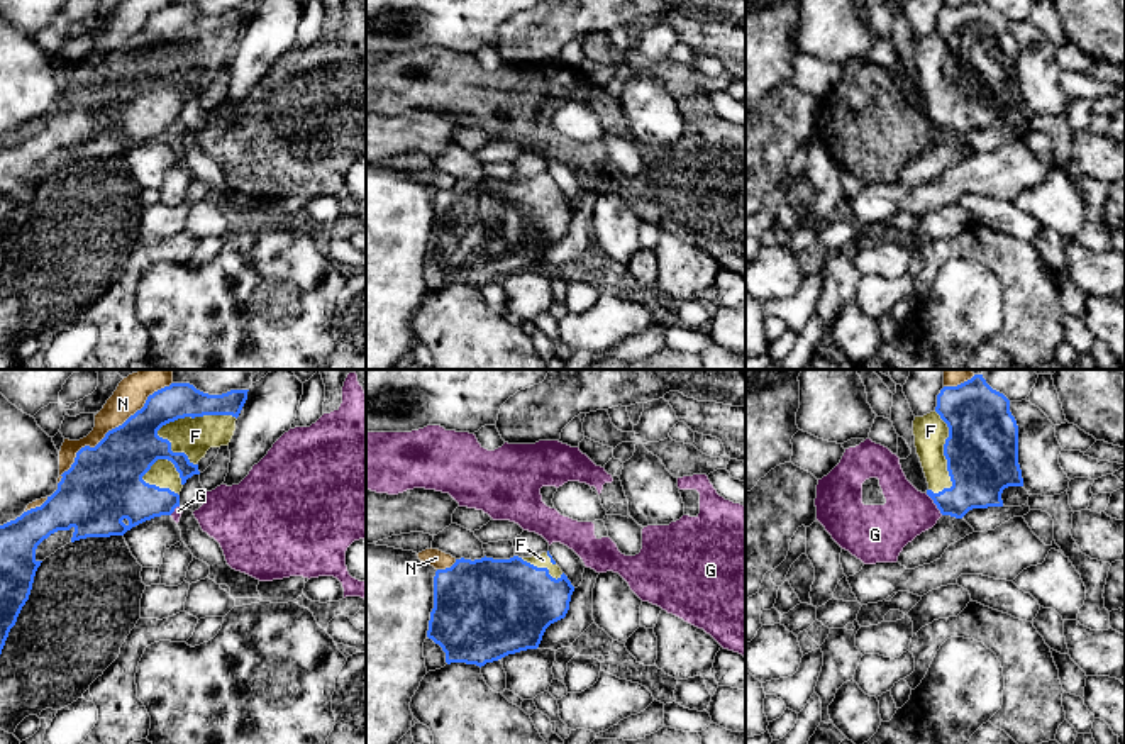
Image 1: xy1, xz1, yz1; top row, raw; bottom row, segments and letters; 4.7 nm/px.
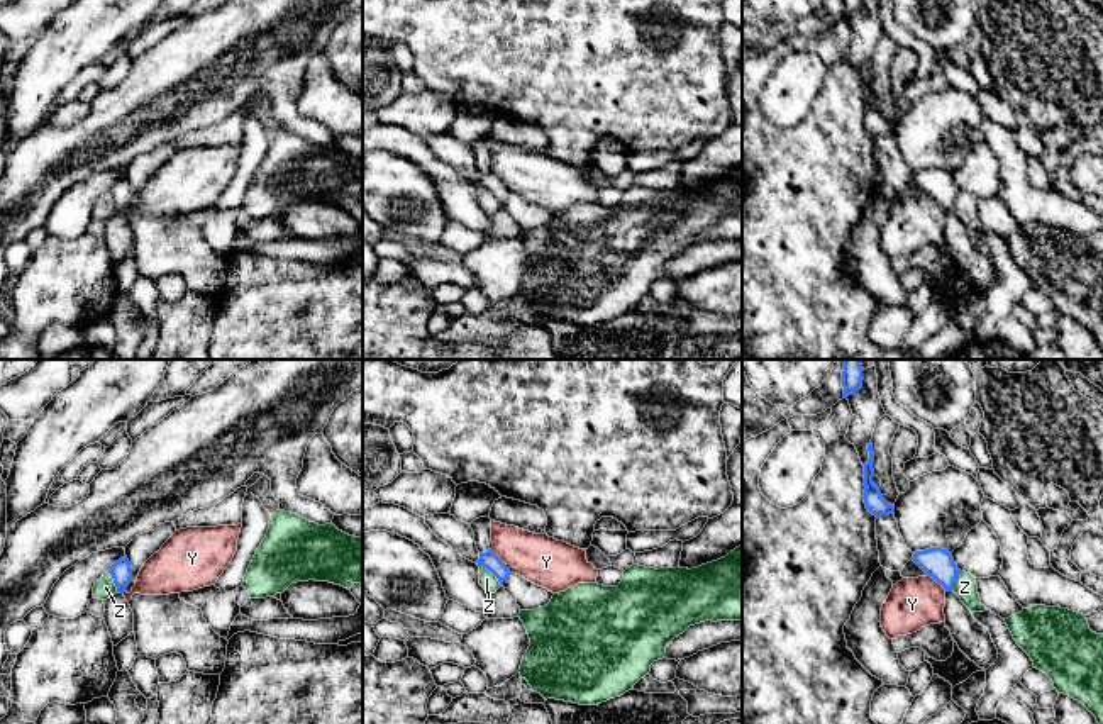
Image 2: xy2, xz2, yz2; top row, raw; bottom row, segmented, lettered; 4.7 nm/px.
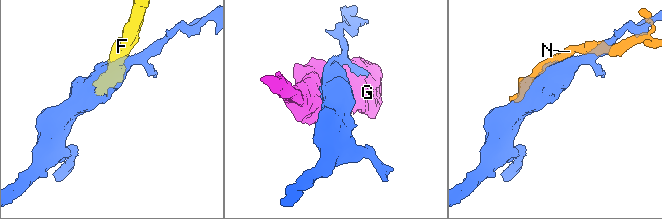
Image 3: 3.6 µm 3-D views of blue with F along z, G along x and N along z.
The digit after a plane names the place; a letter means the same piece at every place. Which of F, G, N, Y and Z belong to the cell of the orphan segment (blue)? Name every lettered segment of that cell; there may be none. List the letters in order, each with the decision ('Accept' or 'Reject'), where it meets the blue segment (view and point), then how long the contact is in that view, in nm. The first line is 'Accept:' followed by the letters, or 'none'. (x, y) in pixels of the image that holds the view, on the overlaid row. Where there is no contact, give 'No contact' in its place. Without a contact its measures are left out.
Accept: F
F: Accept. Touches blue at xy1 (195, 416). Shared border 400 nm
G: Reject. Touches blue at yz1 (934, 502). Shared border 130 nm
N: Reject. Touches blue at xy1 (112, 429). Shared border 750 nm
Y: Reject. Touches blue at xz2 (500, 560). Shared border 160 nm
Z: Reject. Touches blue at xz2 (492, 572). Shared border 140 nm

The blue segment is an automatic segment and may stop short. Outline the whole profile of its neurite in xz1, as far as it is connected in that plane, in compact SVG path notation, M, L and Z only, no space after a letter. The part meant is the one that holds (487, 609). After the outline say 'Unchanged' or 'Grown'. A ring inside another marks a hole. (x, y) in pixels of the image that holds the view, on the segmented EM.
M547 552L510 559L456 559L434 576L434 608L427 637L442 647L446 663L485 666L508 654L537 649L546 629L564 619L574 586Z. Grown

